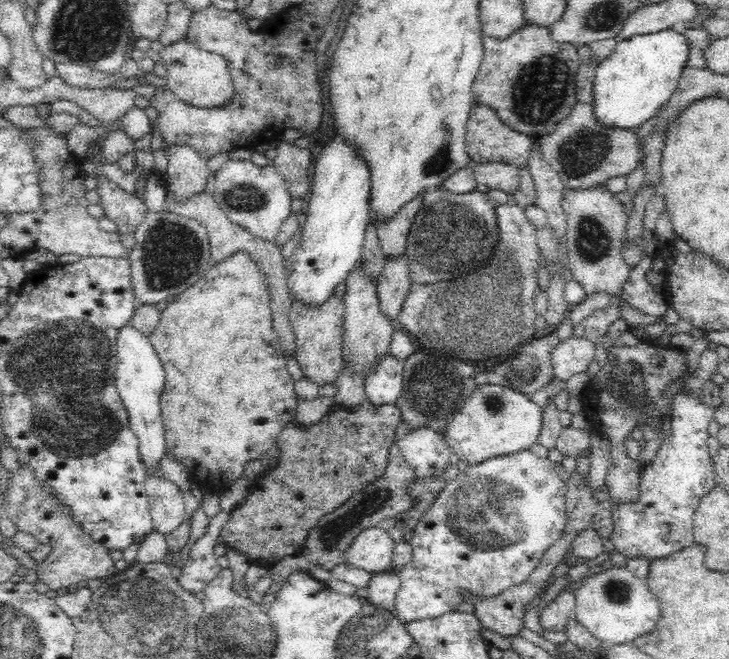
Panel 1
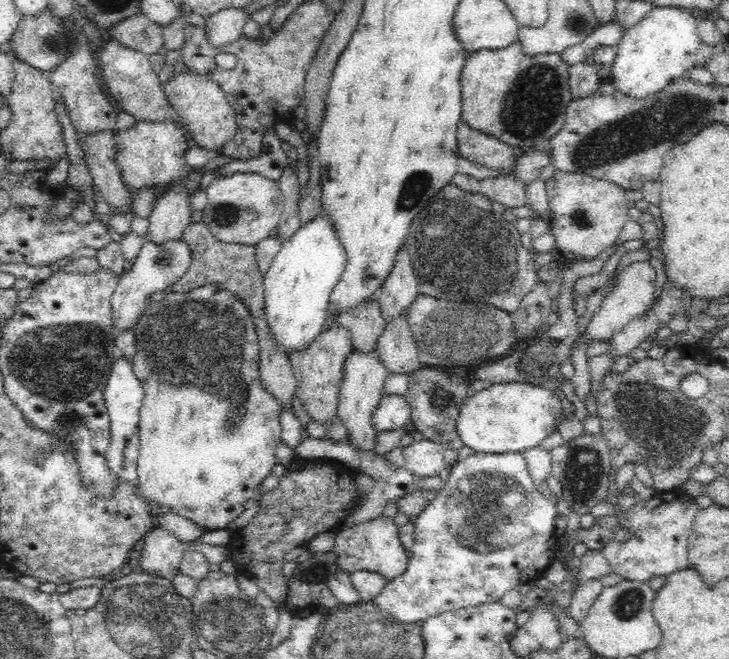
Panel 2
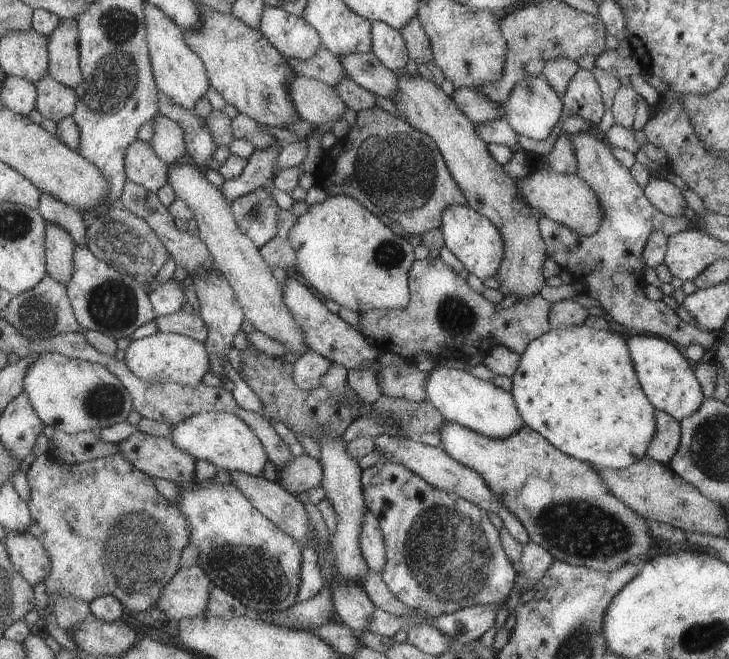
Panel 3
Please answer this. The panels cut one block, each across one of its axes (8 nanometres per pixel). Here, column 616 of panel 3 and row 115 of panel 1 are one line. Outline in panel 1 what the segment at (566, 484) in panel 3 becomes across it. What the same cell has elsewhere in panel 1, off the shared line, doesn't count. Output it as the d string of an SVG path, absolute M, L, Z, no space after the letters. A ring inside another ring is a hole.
M531 23L522 26L519 30L516 30L516 32L514 32L511 36L508 36L505 40L497 40L492 36L483 34L482 41L484 48L484 60L482 60L480 71L474 79L472 88L475 104L484 104L488 107L491 107L494 109L494 111L496 111L496 114L500 117L500 120L504 124L507 124L510 128L513 128L522 134L540 135L541 132L544 132L544 130L548 130L548 132L551 133L556 128L558 122L560 122L562 118L566 118L566 116L570 114L570 111L572 111L574 106L577 104L577 99L575 98L575 77L577 76L579 67L583 62L581 56L578 54L577 47L574 47L574 44L572 43L558 43L558 41L554 41L549 27L541 27Z

